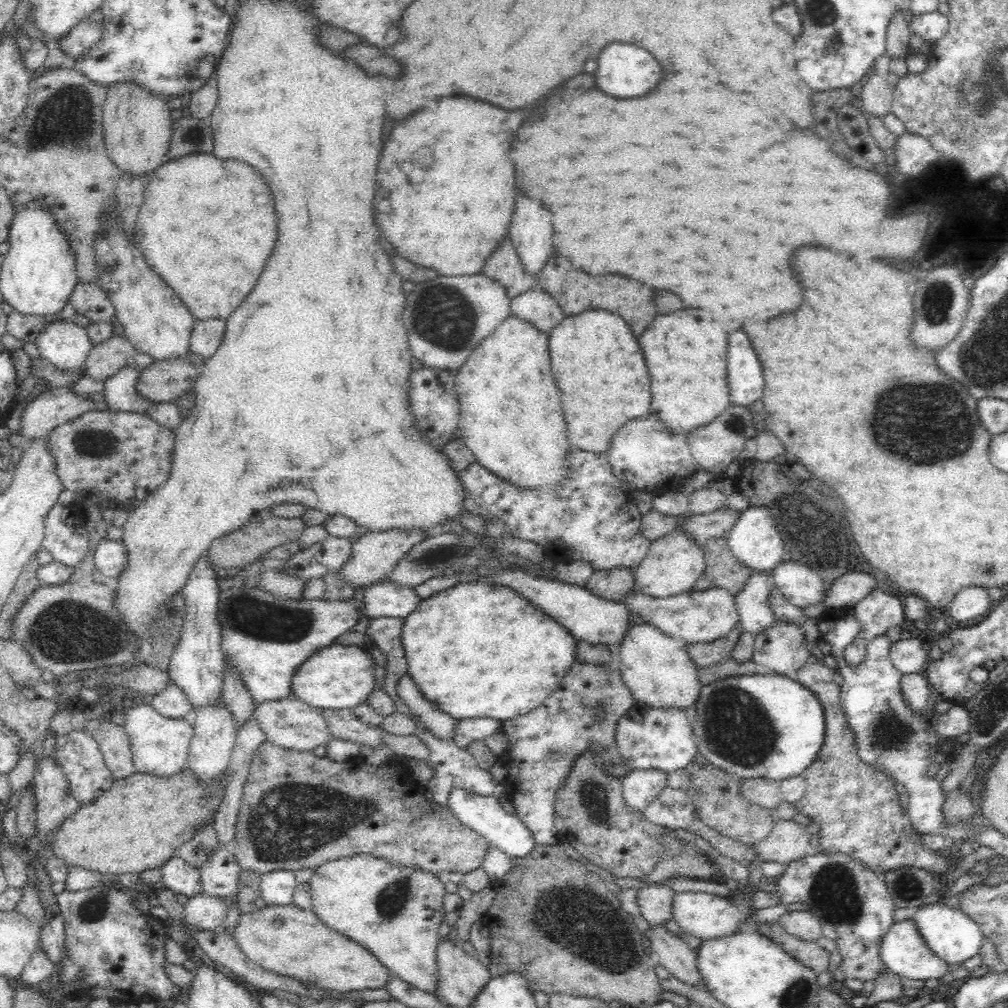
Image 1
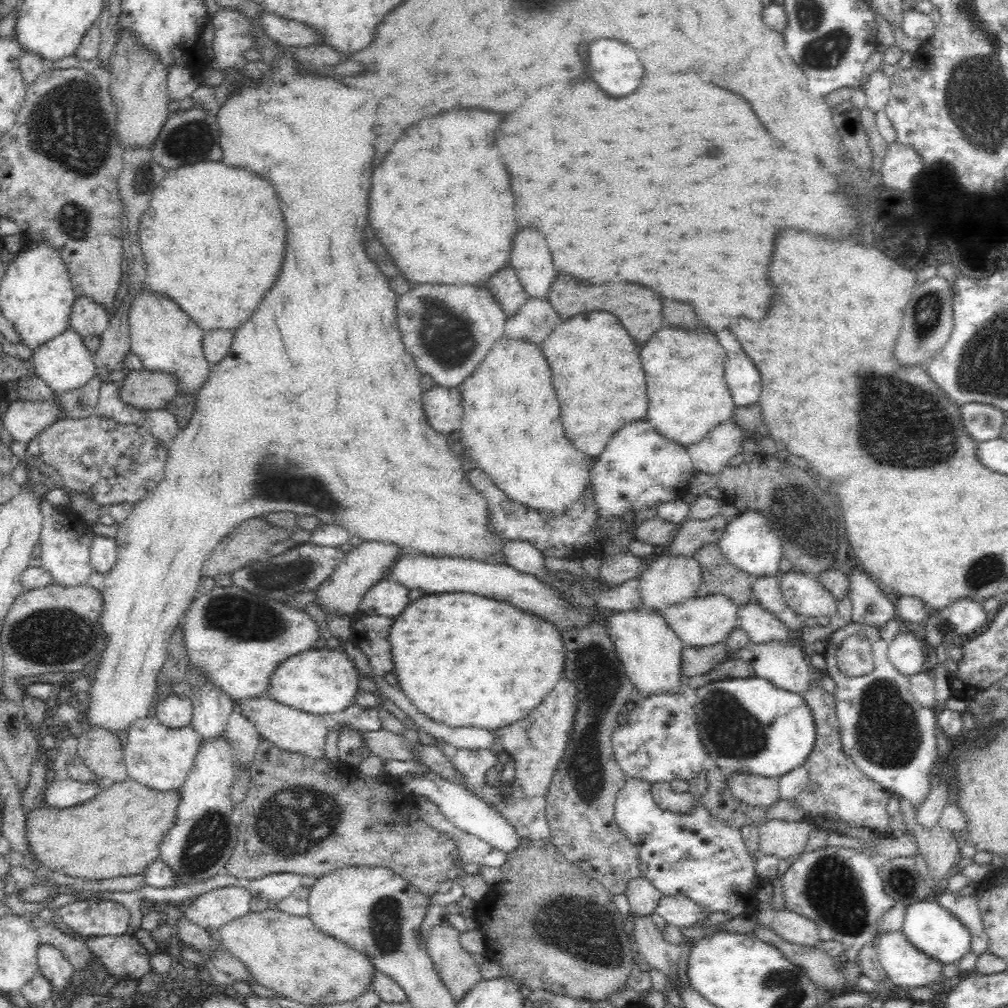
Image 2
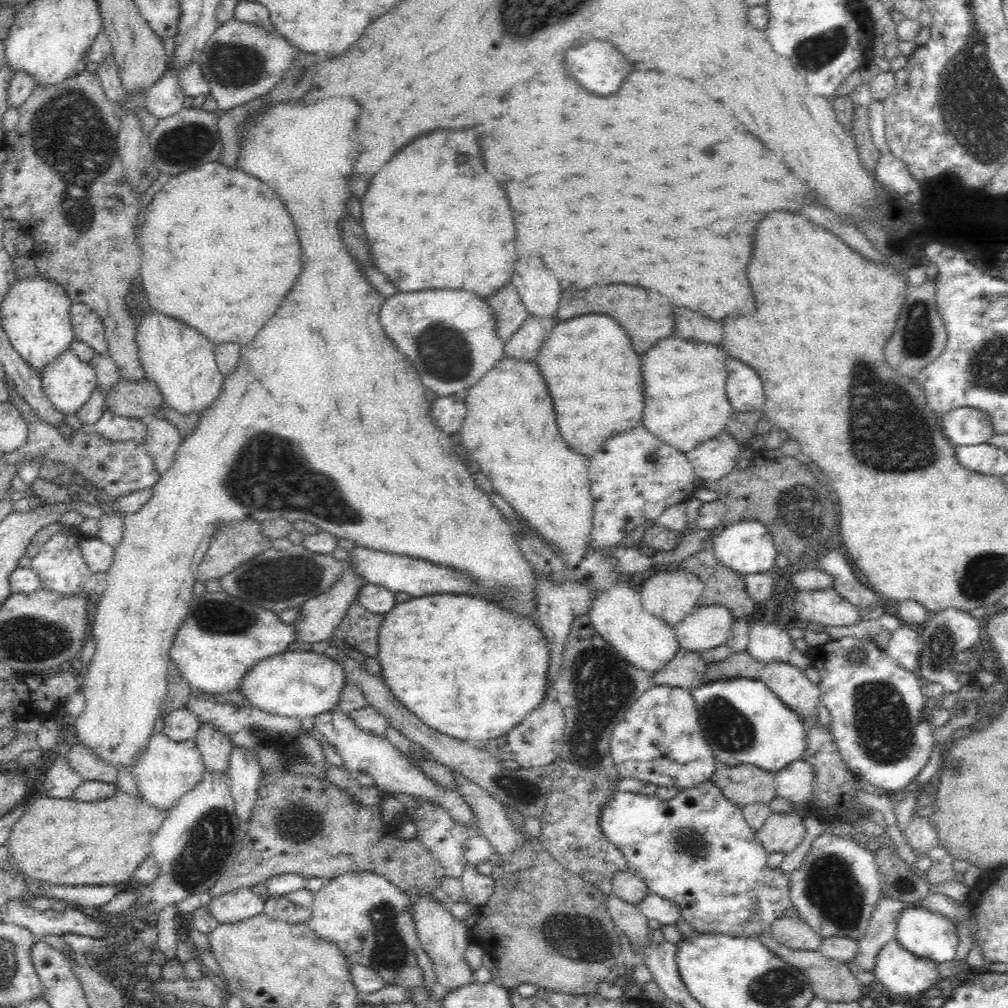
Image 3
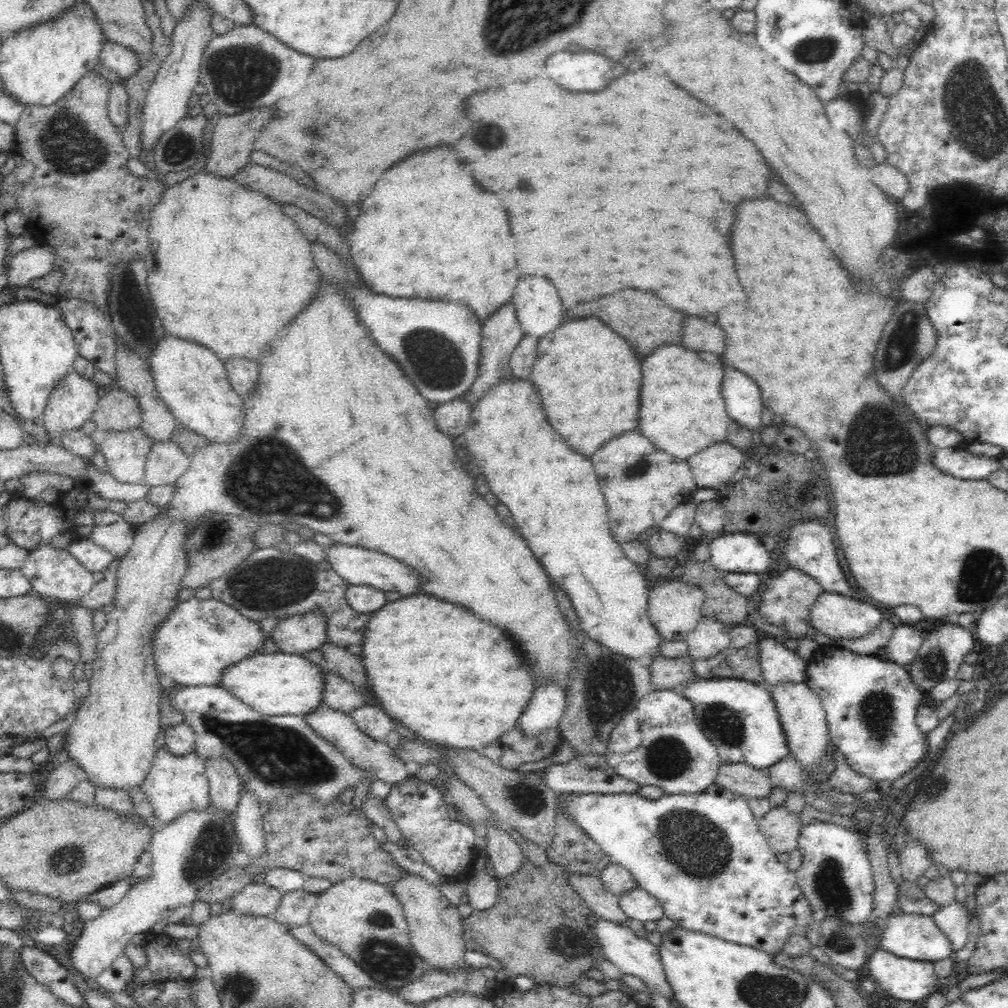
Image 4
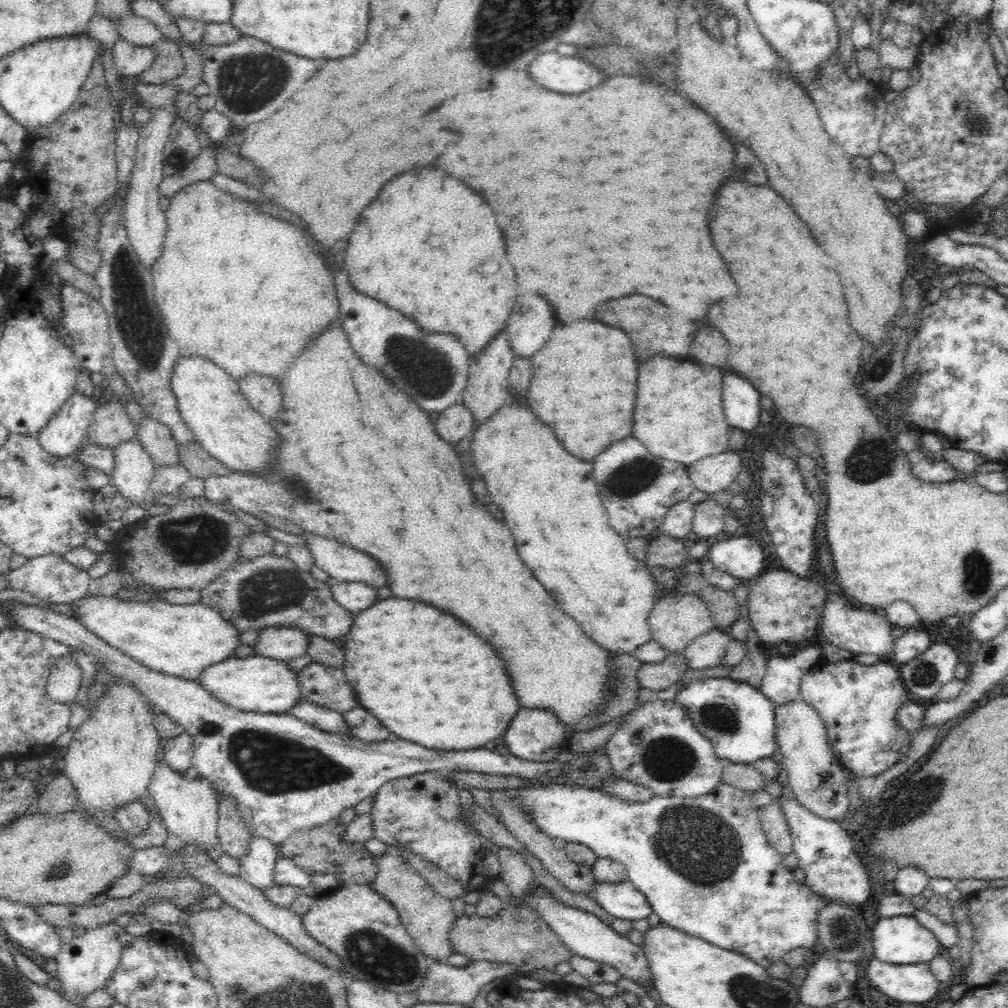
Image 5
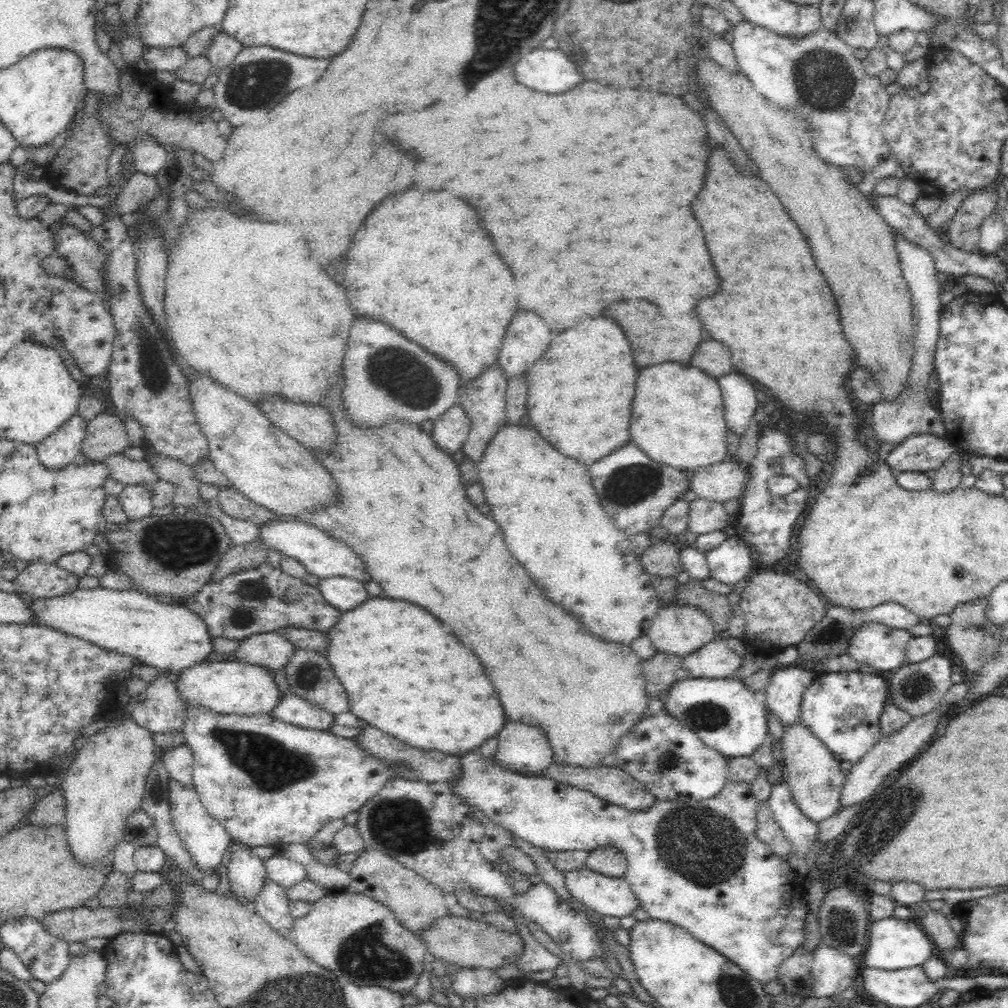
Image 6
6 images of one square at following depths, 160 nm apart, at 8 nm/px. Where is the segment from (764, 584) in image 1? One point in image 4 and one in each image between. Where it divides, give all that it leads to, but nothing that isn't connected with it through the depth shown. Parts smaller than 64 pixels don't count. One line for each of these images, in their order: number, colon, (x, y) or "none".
2: (760, 624)
3: (767, 643)
4: (779, 664)

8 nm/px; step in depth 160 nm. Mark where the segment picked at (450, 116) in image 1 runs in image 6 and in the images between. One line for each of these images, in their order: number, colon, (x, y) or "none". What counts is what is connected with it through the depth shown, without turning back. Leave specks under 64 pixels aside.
2: (437, 228)
3: (431, 223)
4: (454, 243)
5: (428, 246)
6: (422, 264)

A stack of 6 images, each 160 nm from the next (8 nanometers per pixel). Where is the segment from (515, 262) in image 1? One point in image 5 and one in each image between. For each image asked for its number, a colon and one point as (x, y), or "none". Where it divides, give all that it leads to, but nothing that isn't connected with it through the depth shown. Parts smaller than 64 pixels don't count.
2: (504, 285)
3: (510, 313)
4: (499, 335)
5: (487, 389)

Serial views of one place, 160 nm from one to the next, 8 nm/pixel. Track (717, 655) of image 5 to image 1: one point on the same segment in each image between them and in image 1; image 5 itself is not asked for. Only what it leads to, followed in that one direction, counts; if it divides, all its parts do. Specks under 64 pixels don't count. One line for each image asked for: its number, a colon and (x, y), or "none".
1: (696, 617)
2: (700, 622)
3: (706, 627)
4: (709, 637)

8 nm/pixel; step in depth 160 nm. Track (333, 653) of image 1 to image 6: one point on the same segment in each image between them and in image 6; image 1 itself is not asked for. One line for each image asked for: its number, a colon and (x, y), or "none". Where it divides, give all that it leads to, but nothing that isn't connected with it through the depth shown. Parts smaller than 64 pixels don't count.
2: (322, 681)
3: (301, 684)
4: (277, 684)
5: (257, 684)
6: (231, 687)

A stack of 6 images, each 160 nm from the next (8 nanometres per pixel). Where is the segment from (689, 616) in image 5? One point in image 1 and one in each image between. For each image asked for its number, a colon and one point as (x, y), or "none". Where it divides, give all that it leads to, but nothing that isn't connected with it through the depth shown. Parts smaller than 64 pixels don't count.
1: (674, 563)
2: (667, 580)
3: (670, 596)
4: (675, 608)

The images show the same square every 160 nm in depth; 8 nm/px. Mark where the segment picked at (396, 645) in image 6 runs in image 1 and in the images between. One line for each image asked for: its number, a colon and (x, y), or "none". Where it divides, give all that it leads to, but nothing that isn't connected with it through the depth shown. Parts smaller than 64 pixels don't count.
1: (476, 651)
2: (471, 662)
3: (468, 669)
4: (434, 668)
5: (426, 677)

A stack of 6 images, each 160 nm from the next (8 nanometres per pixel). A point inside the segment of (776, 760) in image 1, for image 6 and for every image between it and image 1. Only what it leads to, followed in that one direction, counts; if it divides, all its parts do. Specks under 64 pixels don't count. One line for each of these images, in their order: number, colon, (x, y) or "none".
2: (746, 724)
3: (743, 722)
4: (739, 717)
5: (739, 721)
6: (727, 716)

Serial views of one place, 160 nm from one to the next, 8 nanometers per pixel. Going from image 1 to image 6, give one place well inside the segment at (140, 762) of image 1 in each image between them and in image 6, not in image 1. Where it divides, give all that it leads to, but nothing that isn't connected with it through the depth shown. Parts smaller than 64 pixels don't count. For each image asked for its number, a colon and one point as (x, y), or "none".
2: (160, 759)
3: (166, 770)
4: (175, 785)
5: (187, 804)
6: (206, 840)

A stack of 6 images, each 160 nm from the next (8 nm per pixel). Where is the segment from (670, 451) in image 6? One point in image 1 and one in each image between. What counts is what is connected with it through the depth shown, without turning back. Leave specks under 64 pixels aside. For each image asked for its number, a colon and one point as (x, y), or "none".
1: (685, 351)
2: (685, 369)
3: (686, 404)
4: (682, 412)
5: (679, 416)

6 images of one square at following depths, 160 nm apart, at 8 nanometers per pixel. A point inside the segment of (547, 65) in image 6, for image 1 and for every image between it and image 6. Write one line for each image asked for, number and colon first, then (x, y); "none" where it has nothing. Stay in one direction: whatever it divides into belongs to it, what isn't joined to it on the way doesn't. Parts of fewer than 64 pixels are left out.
1: (625, 71)
2: (614, 66)
3: (598, 66)
4: (584, 71)
5: (558, 73)

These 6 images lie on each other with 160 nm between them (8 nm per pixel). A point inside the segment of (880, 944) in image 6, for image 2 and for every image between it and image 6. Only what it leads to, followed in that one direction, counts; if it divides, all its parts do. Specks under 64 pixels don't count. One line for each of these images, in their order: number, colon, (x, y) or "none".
2: (930, 928)
3: (929, 935)
4: (915, 936)
5: (900, 939)

